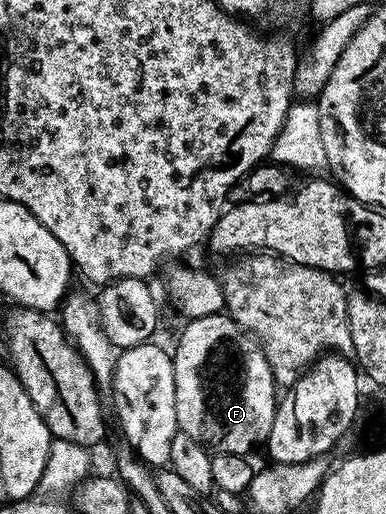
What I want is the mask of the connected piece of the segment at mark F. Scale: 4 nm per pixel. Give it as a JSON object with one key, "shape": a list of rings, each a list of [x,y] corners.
{"shape":[[[225,314],[196,318],[195,320],[189,321],[185,326],[187,328],[178,336],[178,345],[172,348],[174,377],[176,378],[176,418],[178,419],[178,427],[184,434],[188,434],[188,438],[196,438],[196,442],[200,442],[211,453],[223,452],[224,454],[240,454],[241,456],[246,456],[250,454],[250,451],[257,444],[259,447],[268,438],[268,434],[272,430],[272,422],[274,421],[274,415],[278,409],[278,401],[280,399],[279,389],[274,383],[274,375],[264,358],[262,348],[231,316]]]}

